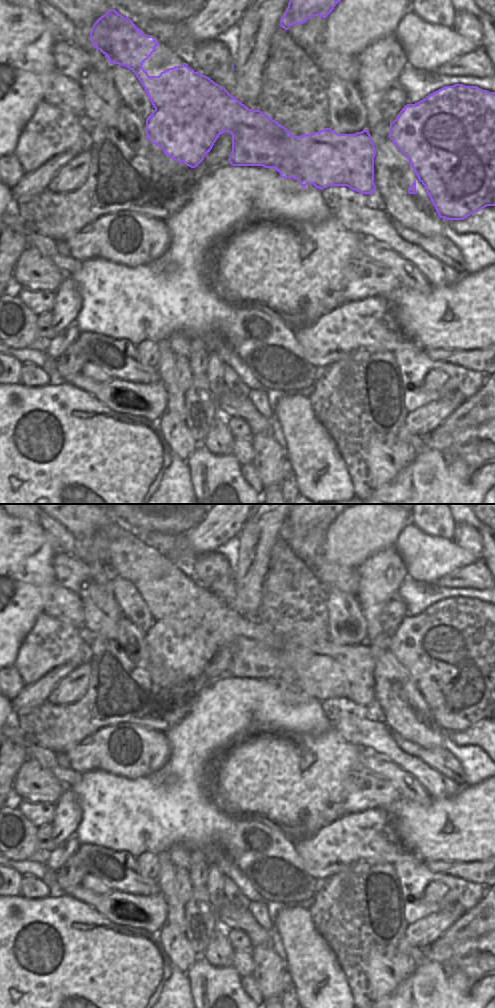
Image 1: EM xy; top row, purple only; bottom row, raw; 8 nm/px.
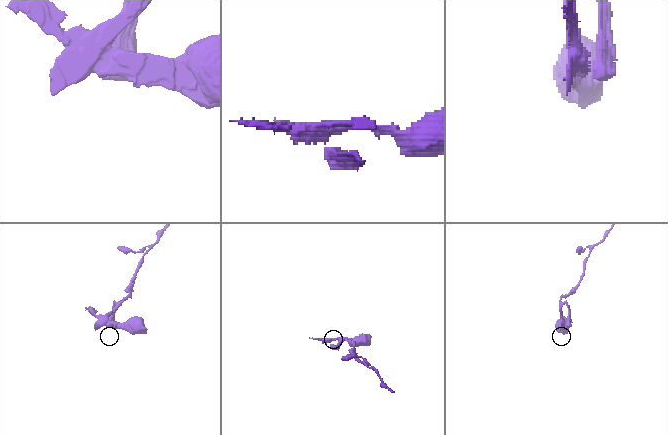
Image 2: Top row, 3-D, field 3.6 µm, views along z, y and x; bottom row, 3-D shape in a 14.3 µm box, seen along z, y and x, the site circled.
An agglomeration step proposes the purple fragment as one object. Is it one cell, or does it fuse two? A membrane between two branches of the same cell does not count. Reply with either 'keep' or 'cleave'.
cleave

